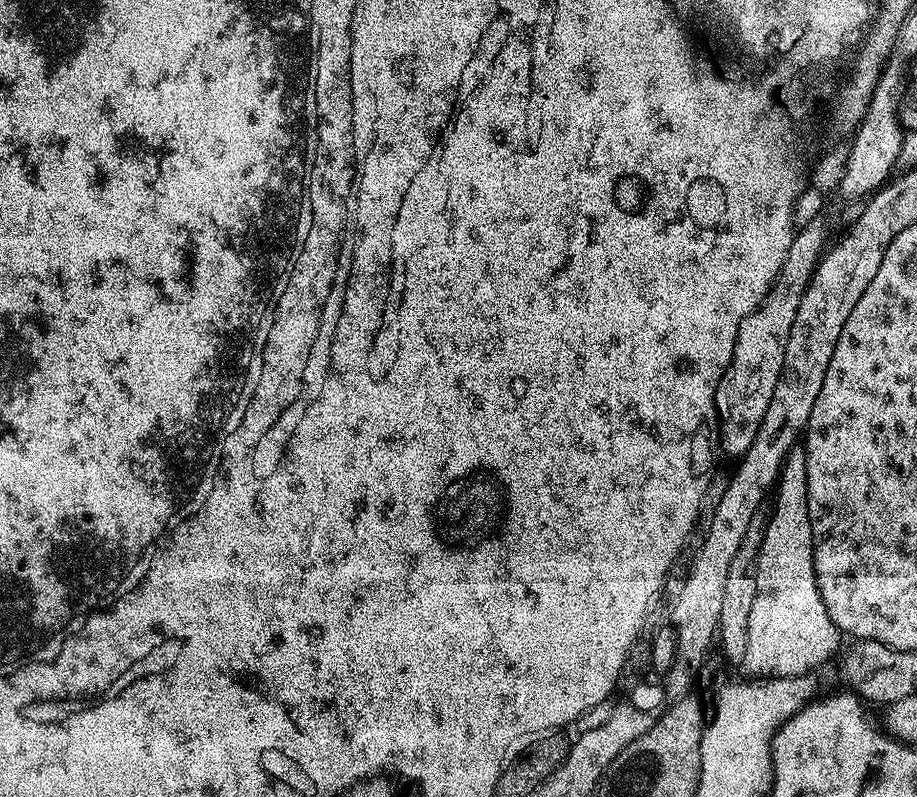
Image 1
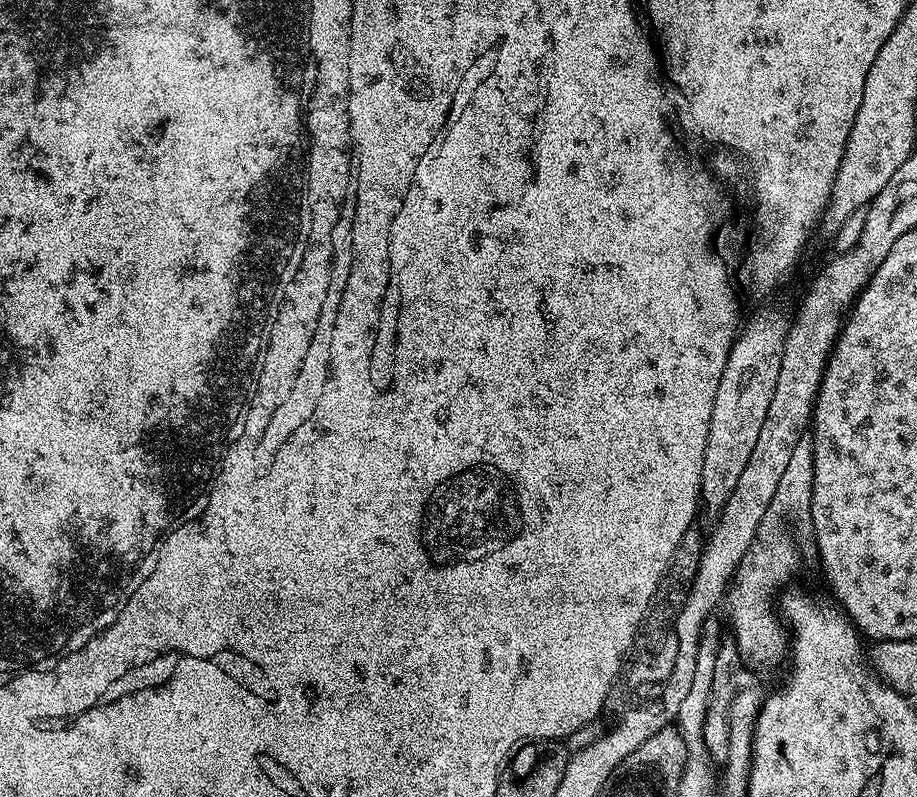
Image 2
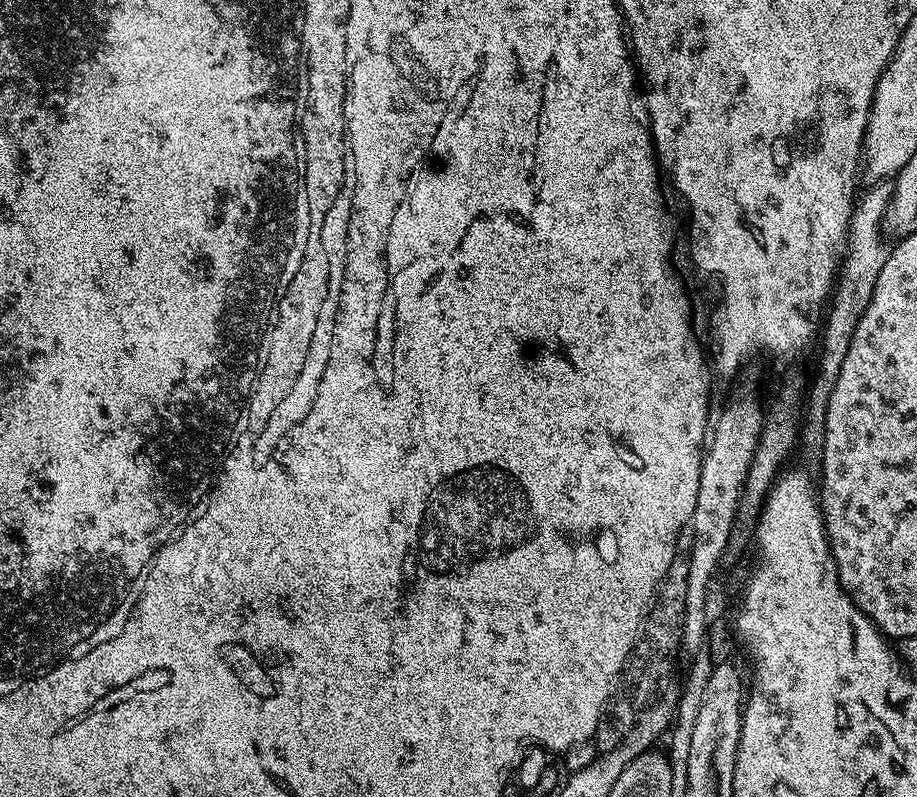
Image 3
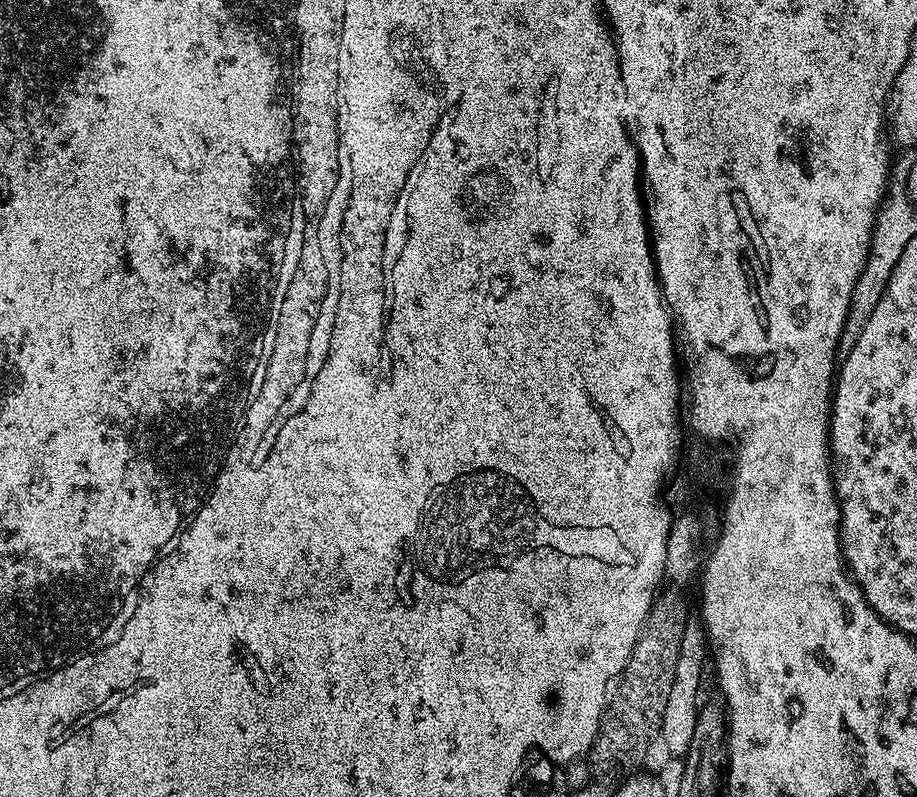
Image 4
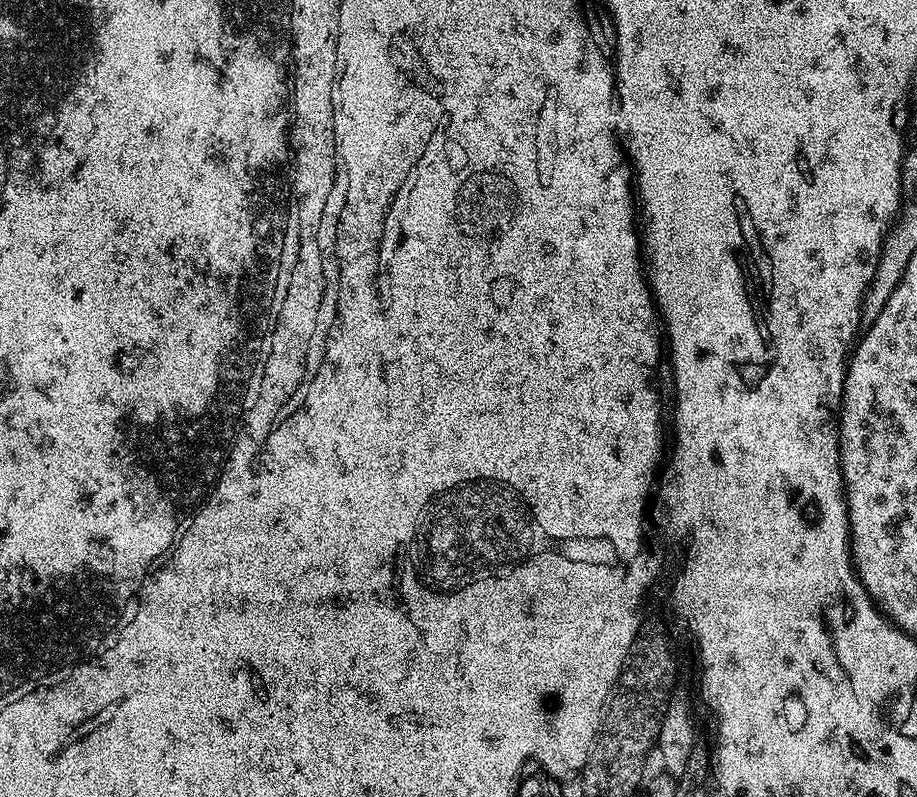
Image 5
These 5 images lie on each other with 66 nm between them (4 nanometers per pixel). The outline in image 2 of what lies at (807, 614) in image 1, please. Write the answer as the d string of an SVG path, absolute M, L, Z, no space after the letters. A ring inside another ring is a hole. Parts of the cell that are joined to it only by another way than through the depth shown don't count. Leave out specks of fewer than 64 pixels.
M805 434L798 438L794 451L790 453L790 463L778 481L778 490L774 490L774 498L770 498L770 506L766 506L766 514L758 522L758 530L754 542L740 559L740 566L730 585L726 596L726 604L732 607L732 632L736 641L740 657L745 665L752 668L776 668L780 663L785 663L790 652L790 636L785 625L778 619L774 611L774 601L777 599L780 587L795 574L800 568L800 544L792 537L792 527L795 524L807 525L812 519L812 491L814 490L814 446L811 435Z

